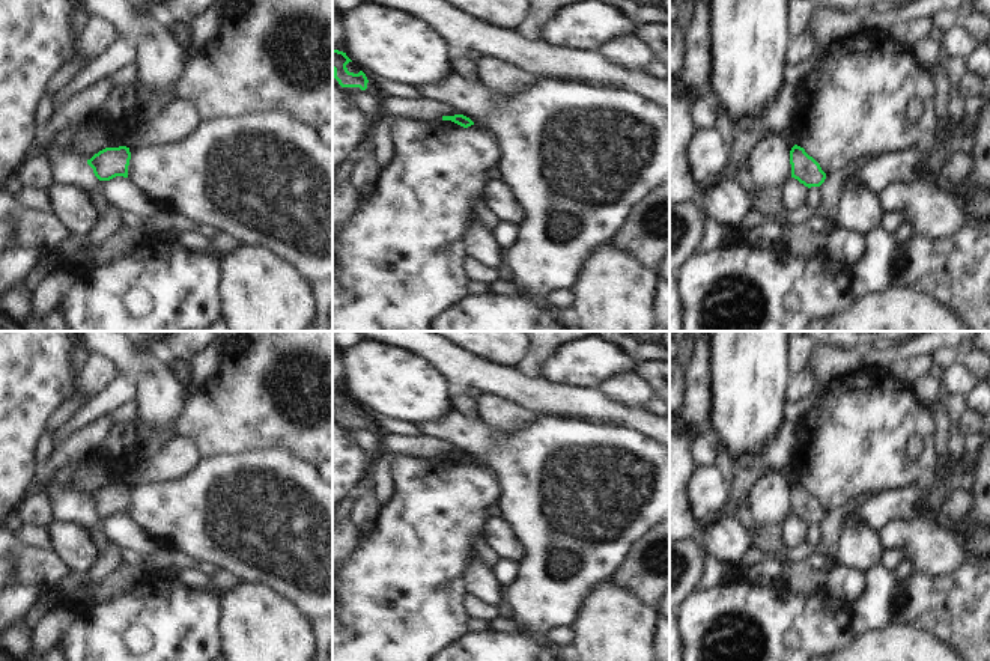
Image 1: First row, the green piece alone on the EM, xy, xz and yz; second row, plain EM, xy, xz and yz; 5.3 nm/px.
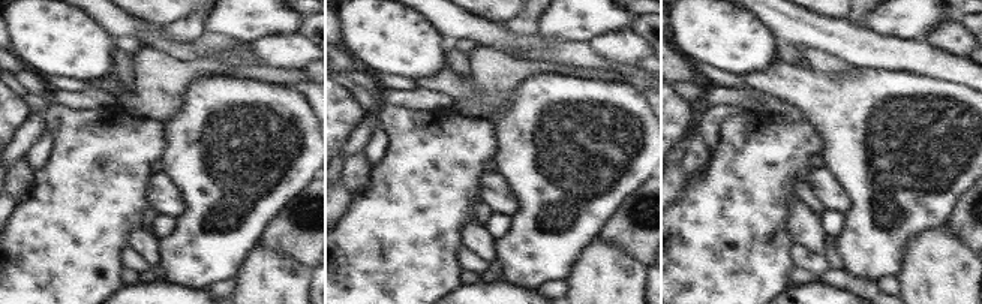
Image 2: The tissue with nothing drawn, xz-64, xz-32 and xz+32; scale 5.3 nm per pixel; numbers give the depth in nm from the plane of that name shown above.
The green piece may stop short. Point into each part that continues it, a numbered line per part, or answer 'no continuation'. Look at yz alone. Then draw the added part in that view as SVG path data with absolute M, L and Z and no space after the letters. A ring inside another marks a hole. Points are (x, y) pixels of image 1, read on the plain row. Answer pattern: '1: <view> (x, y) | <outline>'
no continuation

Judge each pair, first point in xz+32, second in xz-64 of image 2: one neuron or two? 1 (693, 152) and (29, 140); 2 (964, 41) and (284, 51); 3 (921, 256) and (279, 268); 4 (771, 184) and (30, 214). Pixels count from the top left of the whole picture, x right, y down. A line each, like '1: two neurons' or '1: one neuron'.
1: two neurons
2: one neuron
3: one neuron
4: one neuron

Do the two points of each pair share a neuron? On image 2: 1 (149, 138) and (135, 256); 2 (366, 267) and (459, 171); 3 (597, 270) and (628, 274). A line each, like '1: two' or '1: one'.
1: two
2: one
3: one

